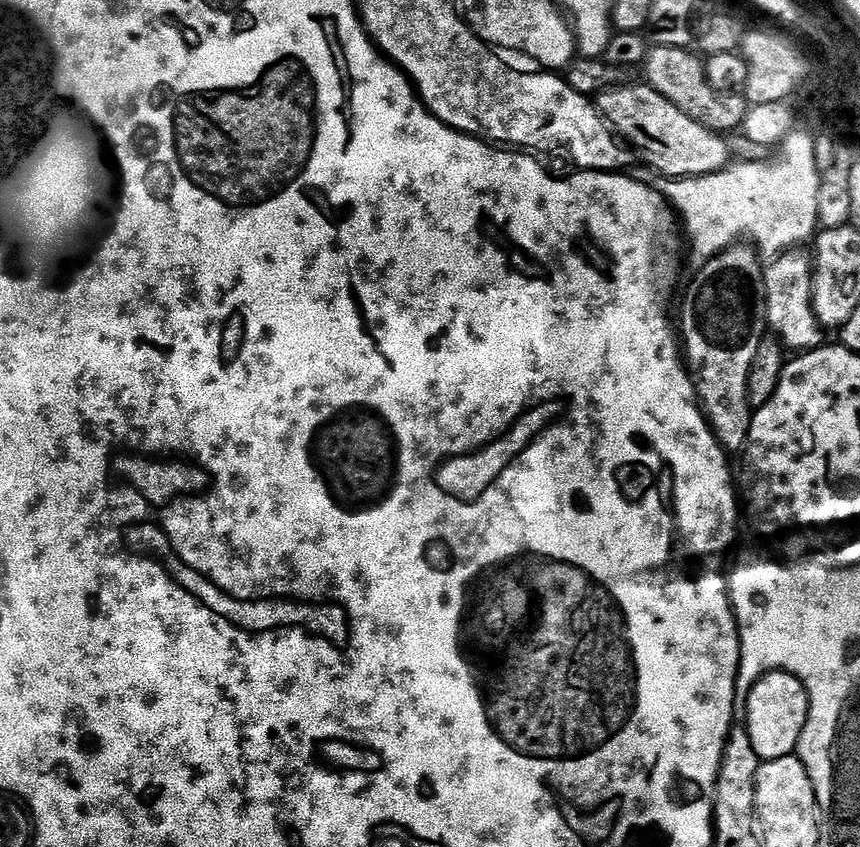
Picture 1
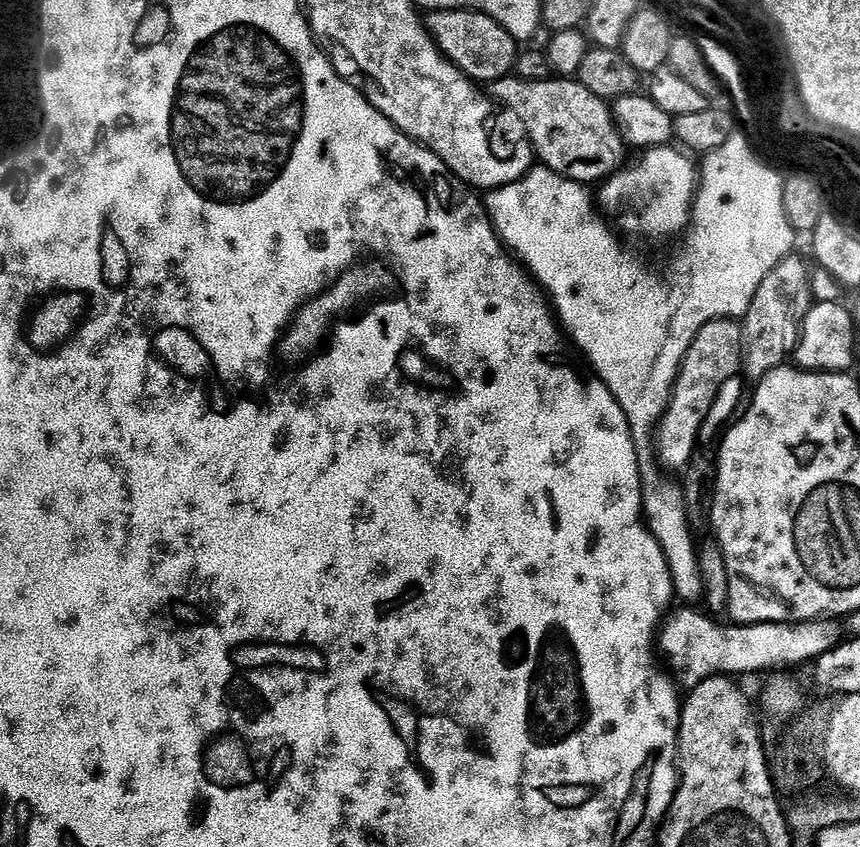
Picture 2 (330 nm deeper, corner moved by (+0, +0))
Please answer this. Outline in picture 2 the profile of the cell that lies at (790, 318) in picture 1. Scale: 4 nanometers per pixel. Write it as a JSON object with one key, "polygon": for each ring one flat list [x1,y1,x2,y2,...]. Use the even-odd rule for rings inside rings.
{"polygon":[[734,320,706,322,706,326,698,330,694,342,690,342,690,350,686,350,686,358,672,387,672,400,654,432,654,452,665,469,683,470,688,467,688,461,698,447,706,414,710,414,710,406,714,406,714,398,718,398,722,382,726,382,726,378,734,378,741,371,740,329,741,325]]}

